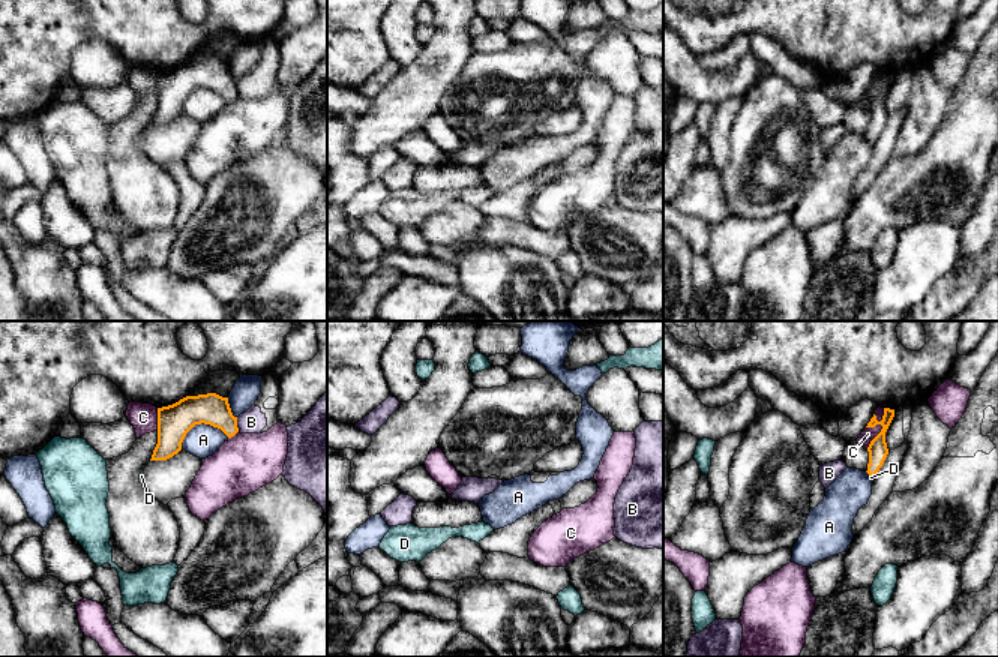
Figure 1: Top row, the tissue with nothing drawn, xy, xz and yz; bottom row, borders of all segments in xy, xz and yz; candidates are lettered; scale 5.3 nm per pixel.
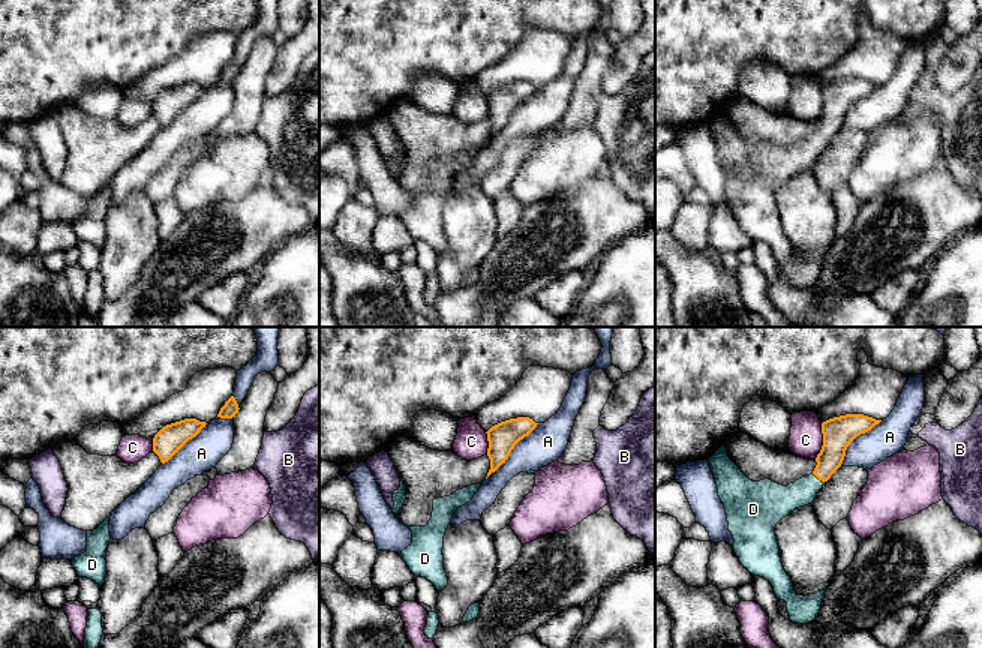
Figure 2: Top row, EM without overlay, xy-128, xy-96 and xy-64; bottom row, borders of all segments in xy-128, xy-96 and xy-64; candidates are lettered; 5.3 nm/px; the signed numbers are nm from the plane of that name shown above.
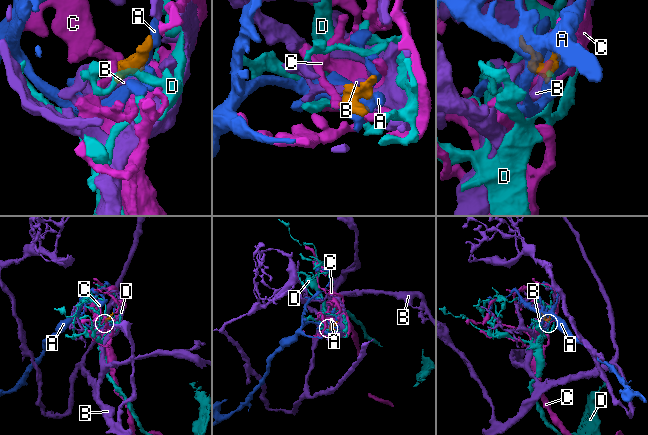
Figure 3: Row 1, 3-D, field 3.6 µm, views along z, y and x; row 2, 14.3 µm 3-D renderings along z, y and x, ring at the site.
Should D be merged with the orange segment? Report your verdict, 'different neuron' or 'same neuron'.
same neuron

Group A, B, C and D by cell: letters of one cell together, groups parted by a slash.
A / B / C / D

